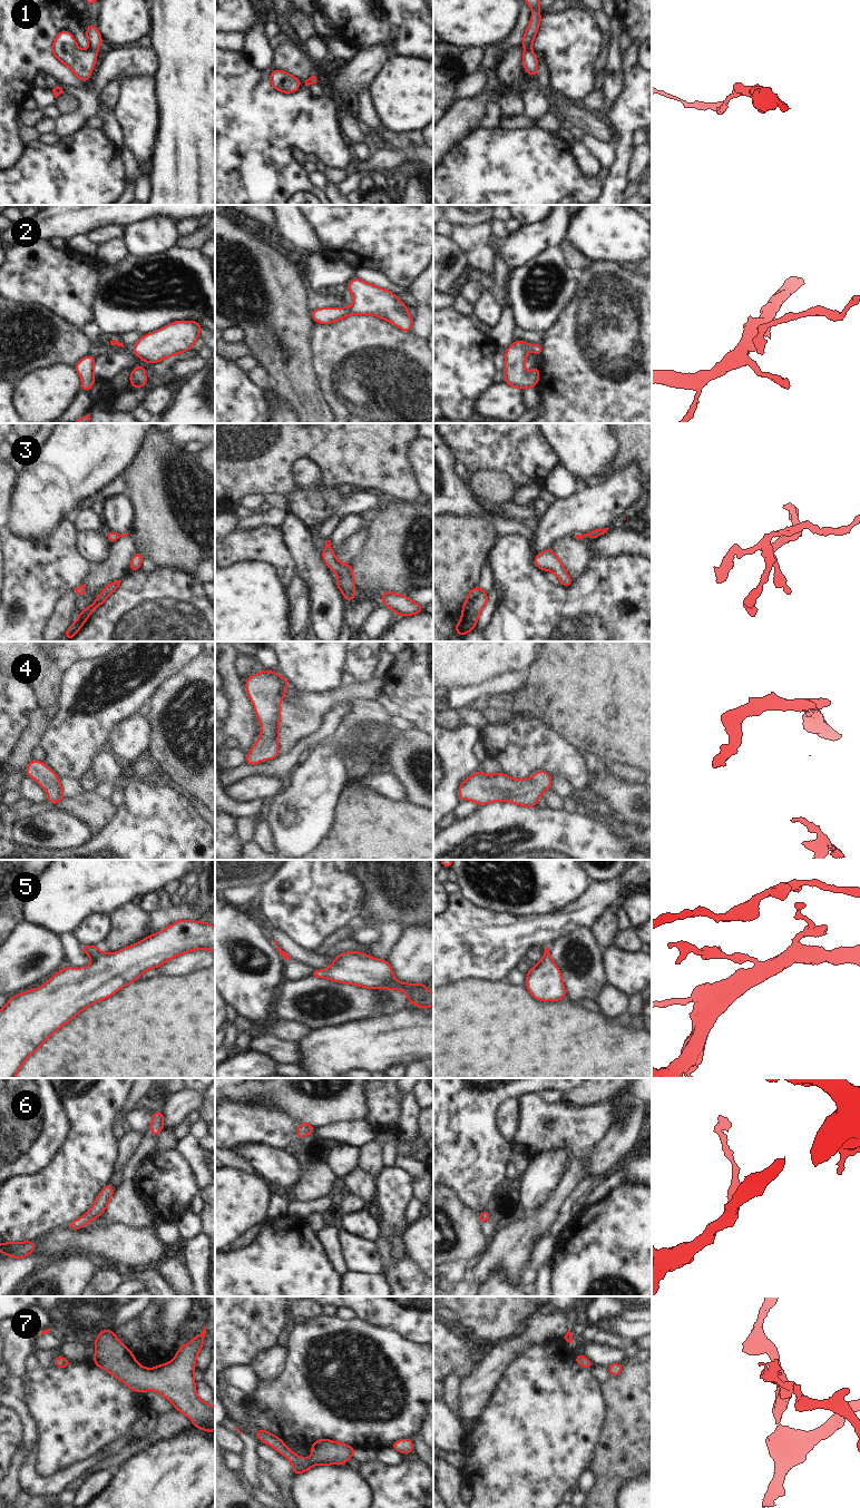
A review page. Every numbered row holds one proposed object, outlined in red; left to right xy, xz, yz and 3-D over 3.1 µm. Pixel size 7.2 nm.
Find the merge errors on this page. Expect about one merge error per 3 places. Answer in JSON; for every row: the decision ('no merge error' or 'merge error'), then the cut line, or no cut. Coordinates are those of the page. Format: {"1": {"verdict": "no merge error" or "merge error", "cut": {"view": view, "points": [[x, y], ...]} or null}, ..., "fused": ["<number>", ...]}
{"1": {"verdict": "no merge error", "cut": null}, "2": {"verdict": "no merge error", "cut": null}, "3": {"verdict": "no merge error", "cut": null}, "4": {"verdict": "no merge error", "cut": null}, "5": {"verdict": "no merge error", "cut": null}, "6": {"verdict": "no merge error", "cut": null}, "7": {"verdict": "no merge error", "cut": null}, "fused": []}

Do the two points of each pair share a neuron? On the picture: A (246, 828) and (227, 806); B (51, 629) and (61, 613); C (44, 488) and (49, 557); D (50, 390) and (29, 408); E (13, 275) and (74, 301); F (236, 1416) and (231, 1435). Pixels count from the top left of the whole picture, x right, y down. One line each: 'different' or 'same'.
A: different
B: same
C: different
D: same
E: same
F: different

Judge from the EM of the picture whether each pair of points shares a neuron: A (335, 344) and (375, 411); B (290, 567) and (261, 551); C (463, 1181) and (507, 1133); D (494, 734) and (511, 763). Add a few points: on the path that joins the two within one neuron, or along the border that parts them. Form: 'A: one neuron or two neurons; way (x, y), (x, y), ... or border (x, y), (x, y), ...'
A: one neuron; way (352, 361), (373, 382), (373, 394)
B: one neuron; way (283, 560), (274, 551), (267, 551)
C: two neurons; border (496, 1113), (495, 1127), (511, 1151)
D: one neuron; way (507, 737), (526, 743), (525, 750)

